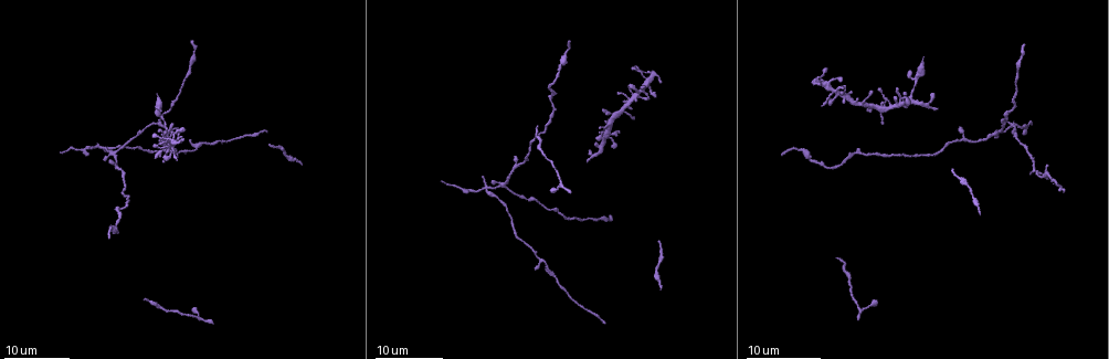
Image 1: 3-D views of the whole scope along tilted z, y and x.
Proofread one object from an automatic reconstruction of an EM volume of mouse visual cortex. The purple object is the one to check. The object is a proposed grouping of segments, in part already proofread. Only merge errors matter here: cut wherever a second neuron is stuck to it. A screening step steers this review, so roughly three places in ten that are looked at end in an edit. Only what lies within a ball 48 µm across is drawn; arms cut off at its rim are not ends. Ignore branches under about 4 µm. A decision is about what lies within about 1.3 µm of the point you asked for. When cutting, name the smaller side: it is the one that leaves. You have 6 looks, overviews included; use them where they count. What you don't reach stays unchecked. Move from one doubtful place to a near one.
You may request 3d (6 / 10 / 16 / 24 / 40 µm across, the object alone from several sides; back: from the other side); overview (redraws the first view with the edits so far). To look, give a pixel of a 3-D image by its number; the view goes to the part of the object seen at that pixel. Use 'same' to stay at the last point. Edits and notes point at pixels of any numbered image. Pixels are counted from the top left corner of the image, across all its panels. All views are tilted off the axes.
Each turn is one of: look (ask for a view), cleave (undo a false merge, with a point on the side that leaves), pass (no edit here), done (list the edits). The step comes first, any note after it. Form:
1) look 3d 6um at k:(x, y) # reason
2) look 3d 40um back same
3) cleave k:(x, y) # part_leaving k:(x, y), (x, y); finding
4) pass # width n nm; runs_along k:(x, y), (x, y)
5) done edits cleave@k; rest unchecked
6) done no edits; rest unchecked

look 3d 16um at 1:(831, 166)

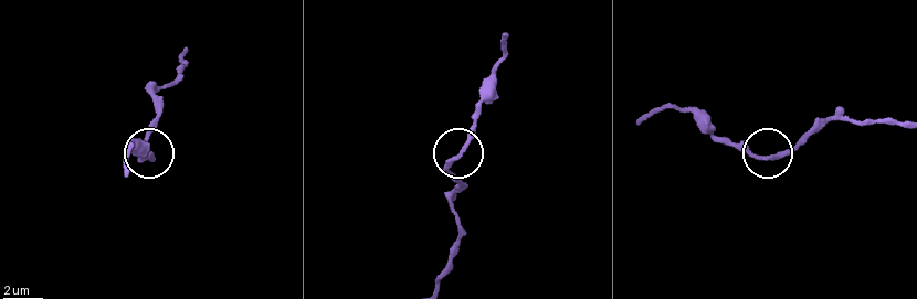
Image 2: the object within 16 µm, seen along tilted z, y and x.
look 3d 6um at 2:(768, 160)

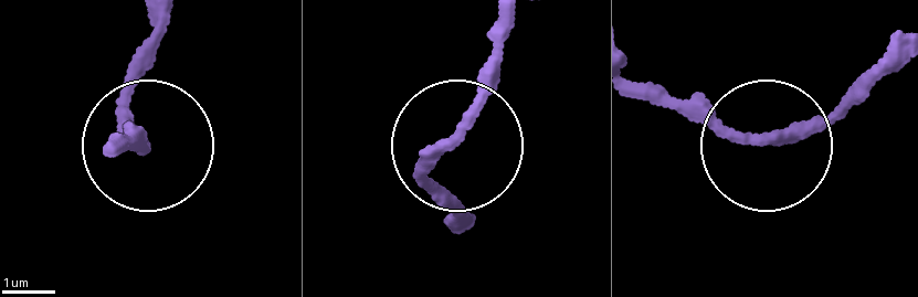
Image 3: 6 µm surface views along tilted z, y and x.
pass # side_arm 8 um; runs_along 3:(888, 67), (767, 145), (651, 94); one neuron here

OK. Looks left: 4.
look 3d 16um at 1:(97, 145) # four-way junction

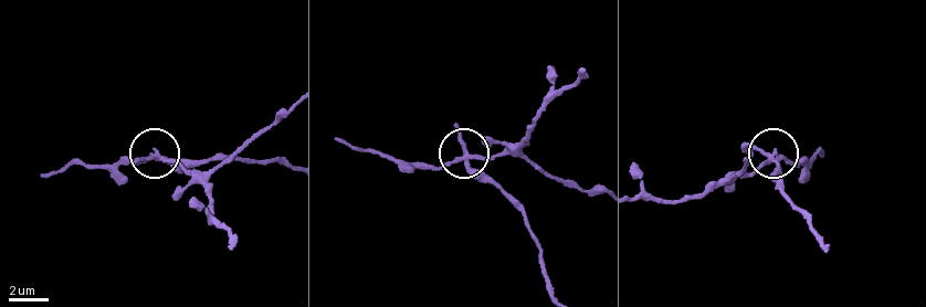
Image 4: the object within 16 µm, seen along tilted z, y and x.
look 3d 10um at 4:(464, 157)

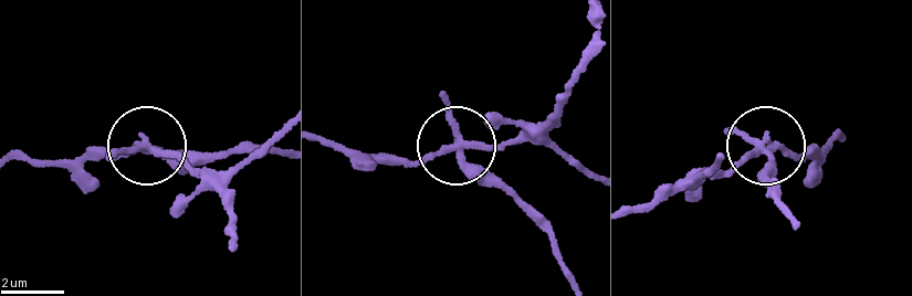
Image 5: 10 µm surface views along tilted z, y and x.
cleave 5:(488, 173) # width 230 nm; part_leaving 5:(461, 145), (543, 226), (569, 282); two neurons meet here

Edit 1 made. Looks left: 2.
look 3d 16um at 1:(602, 143) # four or more arms meet

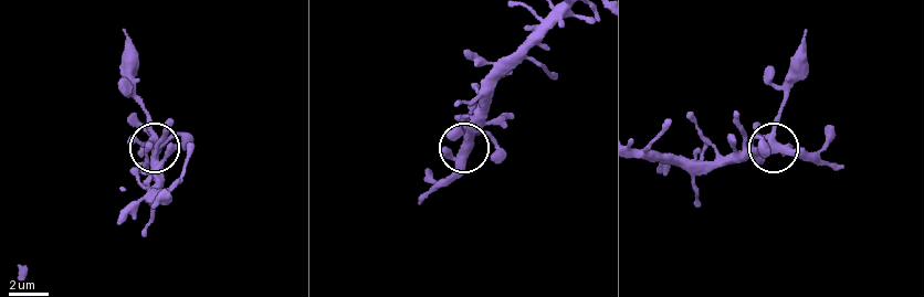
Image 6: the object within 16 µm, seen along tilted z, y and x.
look 3d 10um at 6:(775, 143)

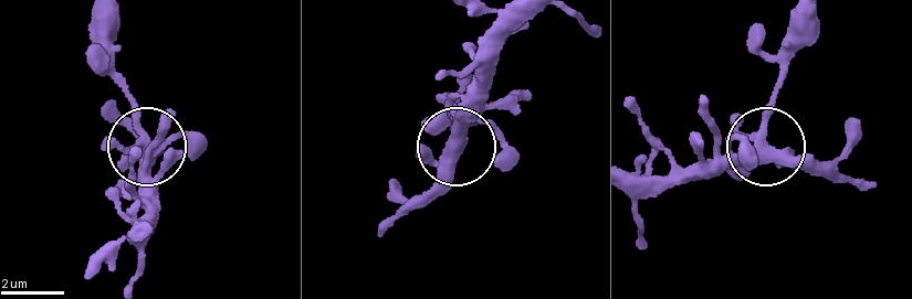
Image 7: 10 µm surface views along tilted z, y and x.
cleave 7:(125, 82) # arms 5; part_leaving 7:(139, 125), (115, 61), (112, 12); a second neuron is stuck on

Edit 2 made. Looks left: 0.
done edits cleave@5, cleave@7; rest unchecked

